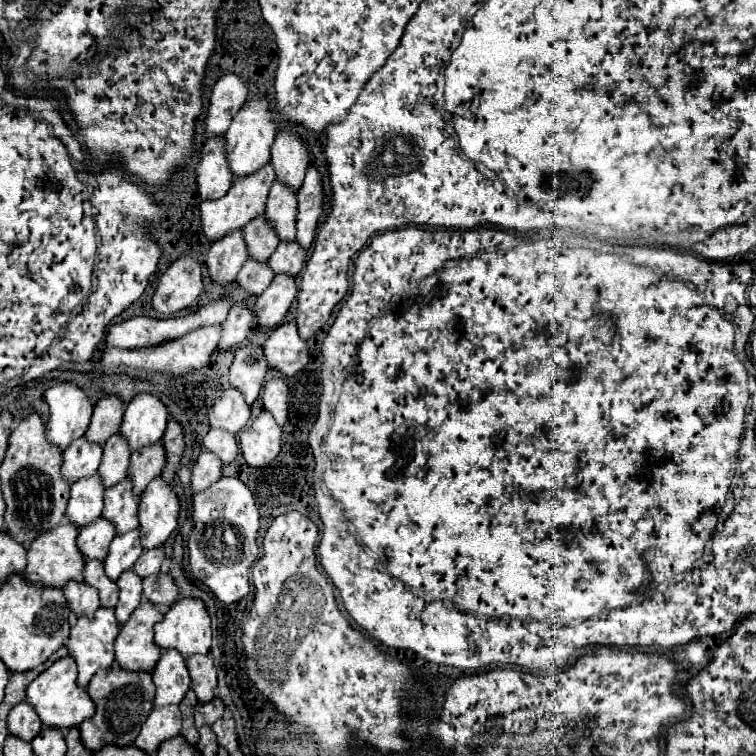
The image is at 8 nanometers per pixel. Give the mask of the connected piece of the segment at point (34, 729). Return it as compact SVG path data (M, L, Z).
M20 702L16 704L16 708L12 708L10 716L8 716L8 728L10 734L20 736L22 740L32 740L34 736L38 736L40 732L40 718L36 714L36 710L32 708L30 702Z

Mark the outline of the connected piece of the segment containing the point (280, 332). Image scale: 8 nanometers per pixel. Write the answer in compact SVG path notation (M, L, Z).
M294 320L276 326L270 332L270 338L264 344L264 354L268 364L280 370L282 376L294 376L310 360L308 342L298 334L298 326Z

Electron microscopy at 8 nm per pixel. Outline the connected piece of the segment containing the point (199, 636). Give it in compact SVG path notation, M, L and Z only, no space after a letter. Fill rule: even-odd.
M180 598L156 626L156 644L160 648L178 648L184 658L208 654L212 642L210 614L200 598Z

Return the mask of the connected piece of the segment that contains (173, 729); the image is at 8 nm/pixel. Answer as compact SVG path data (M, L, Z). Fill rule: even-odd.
M178 704L154 706L134 744L152 754L164 740L180 734L180 726L182 726L182 712Z

